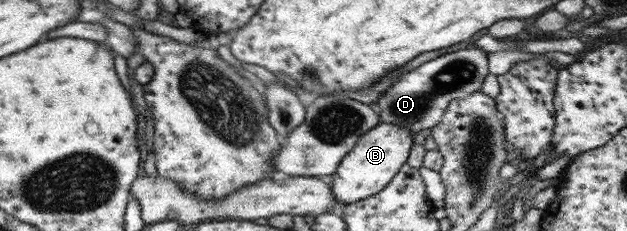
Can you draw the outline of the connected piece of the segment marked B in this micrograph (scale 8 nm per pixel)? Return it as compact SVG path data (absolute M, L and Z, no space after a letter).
M380 123L360 137L355 147L343 158L336 172L331 175L330 190L333 199L340 203L339 208L360 202L368 198L375 198L383 191L391 179L407 163L413 137L407 129L395 124Z

